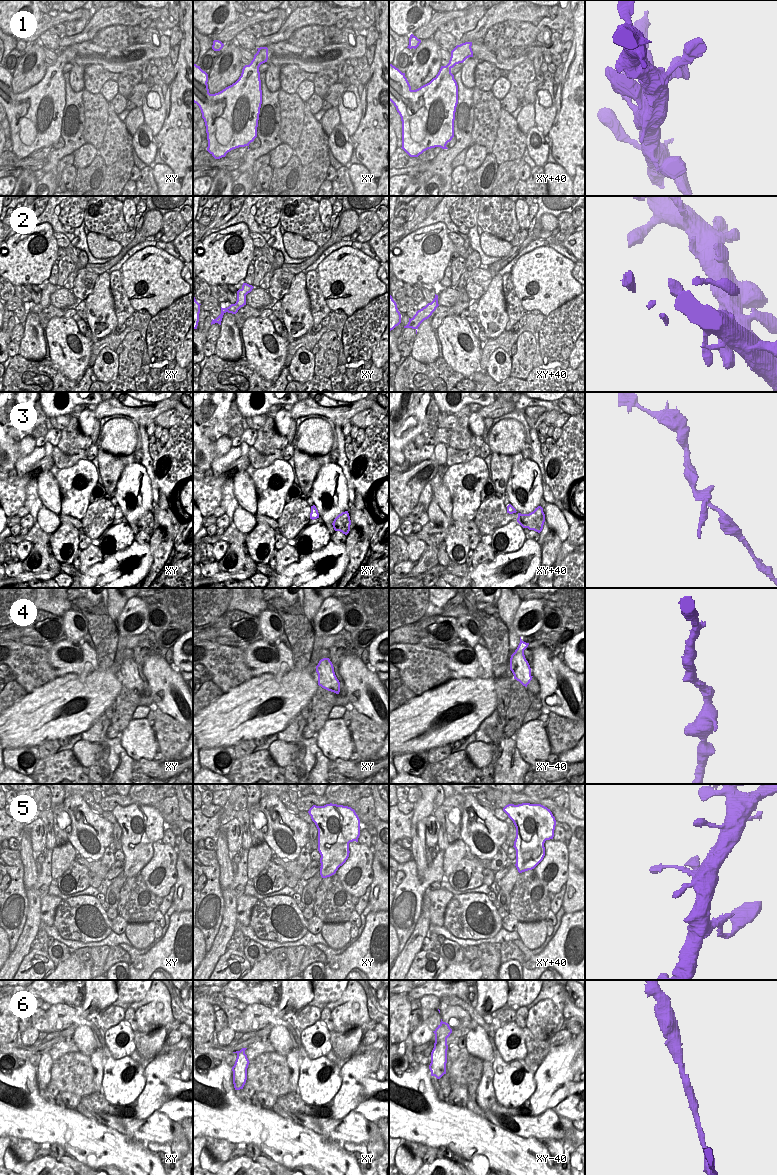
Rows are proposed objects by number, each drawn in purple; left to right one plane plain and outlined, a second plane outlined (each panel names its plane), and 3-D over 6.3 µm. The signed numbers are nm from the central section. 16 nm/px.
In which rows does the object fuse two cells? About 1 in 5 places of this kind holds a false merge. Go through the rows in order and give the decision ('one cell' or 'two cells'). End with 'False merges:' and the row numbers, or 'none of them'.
1: one cell
2: one cell
3: one cell
4: one cell
5: one cell
6: one cell
False merges: none of them

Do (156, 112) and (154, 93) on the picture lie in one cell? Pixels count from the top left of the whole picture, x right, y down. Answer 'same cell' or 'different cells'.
same cell

